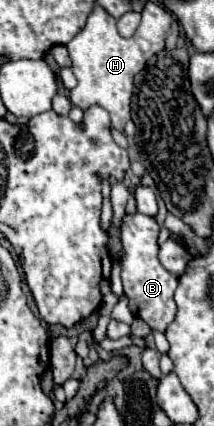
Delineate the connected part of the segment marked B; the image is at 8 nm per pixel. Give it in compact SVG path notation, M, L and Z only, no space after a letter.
M136 213L126 215L120 227L122 231L122 245L124 245L124 259L122 259L122 283L124 293L130 299L130 311L134 317L140 317L150 325L152 331L164 331L176 315L174 291L178 285L178 277L168 273L158 261L158 233L160 223L154 217Z

